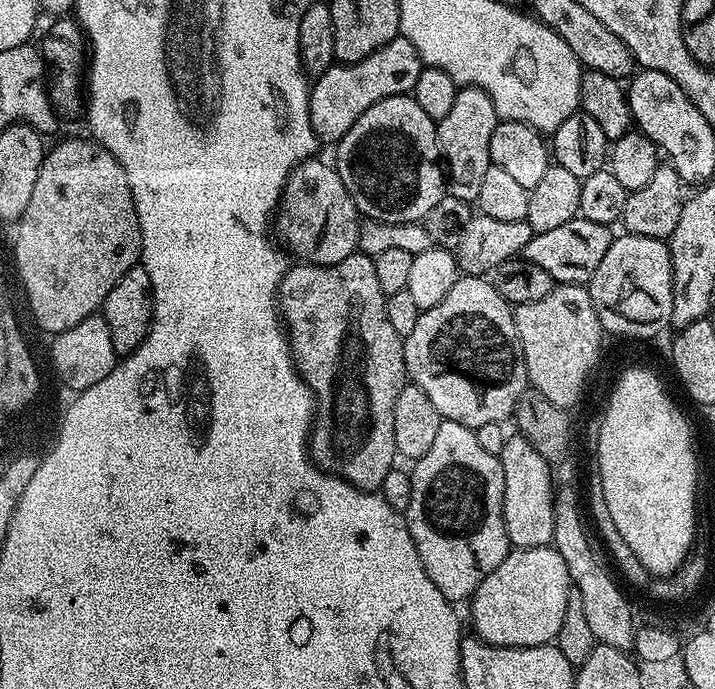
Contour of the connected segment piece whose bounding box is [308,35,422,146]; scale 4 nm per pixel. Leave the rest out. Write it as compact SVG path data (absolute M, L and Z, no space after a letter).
M404 36L386 42L374 54L362 58L362 62L353 64L333 63L332 67L315 77L308 93L308 109L310 110L310 126L314 130L317 141L335 145L336 141L374 106L374 102L382 102L382 98L391 96L407 96L411 93L414 82L418 82L421 70L418 50Z

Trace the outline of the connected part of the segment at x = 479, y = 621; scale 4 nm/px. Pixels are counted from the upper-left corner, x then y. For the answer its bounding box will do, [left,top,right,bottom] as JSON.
[470,546,569,648]

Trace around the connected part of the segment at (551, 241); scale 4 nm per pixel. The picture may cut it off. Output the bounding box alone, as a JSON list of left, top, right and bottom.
[522,218,614,285]

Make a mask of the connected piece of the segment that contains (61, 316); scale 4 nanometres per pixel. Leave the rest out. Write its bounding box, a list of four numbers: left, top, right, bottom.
[14,138,141,334]

